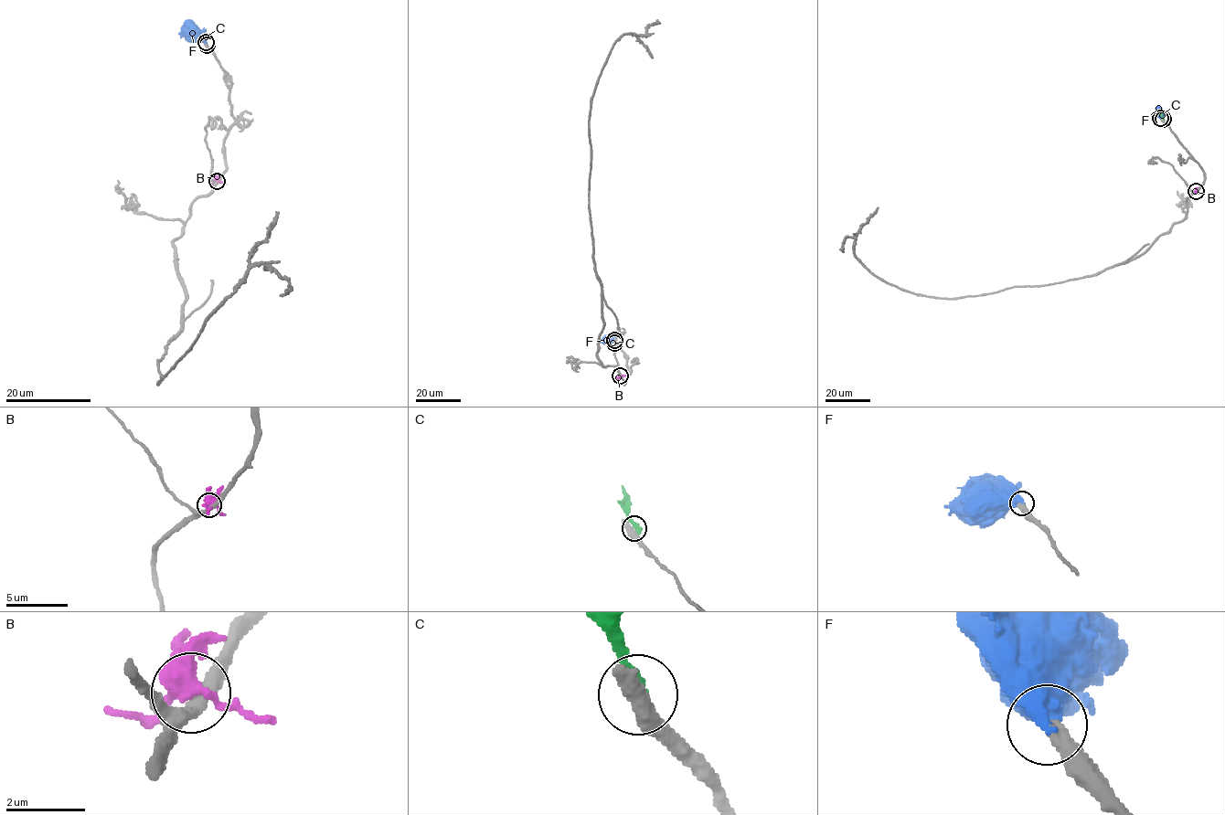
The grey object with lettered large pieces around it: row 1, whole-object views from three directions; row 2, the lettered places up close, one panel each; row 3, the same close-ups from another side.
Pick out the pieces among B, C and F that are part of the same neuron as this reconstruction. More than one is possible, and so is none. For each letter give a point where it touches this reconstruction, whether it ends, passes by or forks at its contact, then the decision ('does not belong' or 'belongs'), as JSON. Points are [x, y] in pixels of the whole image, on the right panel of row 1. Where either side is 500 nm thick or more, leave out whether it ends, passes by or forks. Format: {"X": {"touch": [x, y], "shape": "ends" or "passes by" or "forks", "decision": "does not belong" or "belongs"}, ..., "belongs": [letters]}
{"B": {"touch": [1196, 191], "shape": "forks", "decision": "does not belong"}, "C": {"touch": [1163, 119], "decision": "does not belong"}, "F": {"touch": [1160, 118], "decision": "belongs"}, "belongs": ["F"]}

